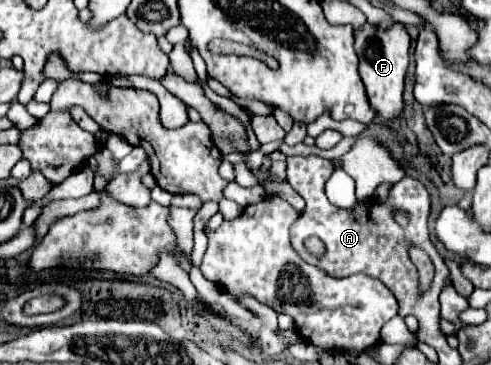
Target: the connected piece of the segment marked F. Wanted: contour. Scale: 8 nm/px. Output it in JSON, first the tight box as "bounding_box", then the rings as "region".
{"bounding_box":[355,23,411,119],"region":[[[371,23],[355,29],[355,51],[359,55],[359,75],[365,83],[371,107],[385,119],[393,119],[403,109],[403,79],[409,67],[411,37],[401,23],[393,23],[389,29],[379,29]]]}

